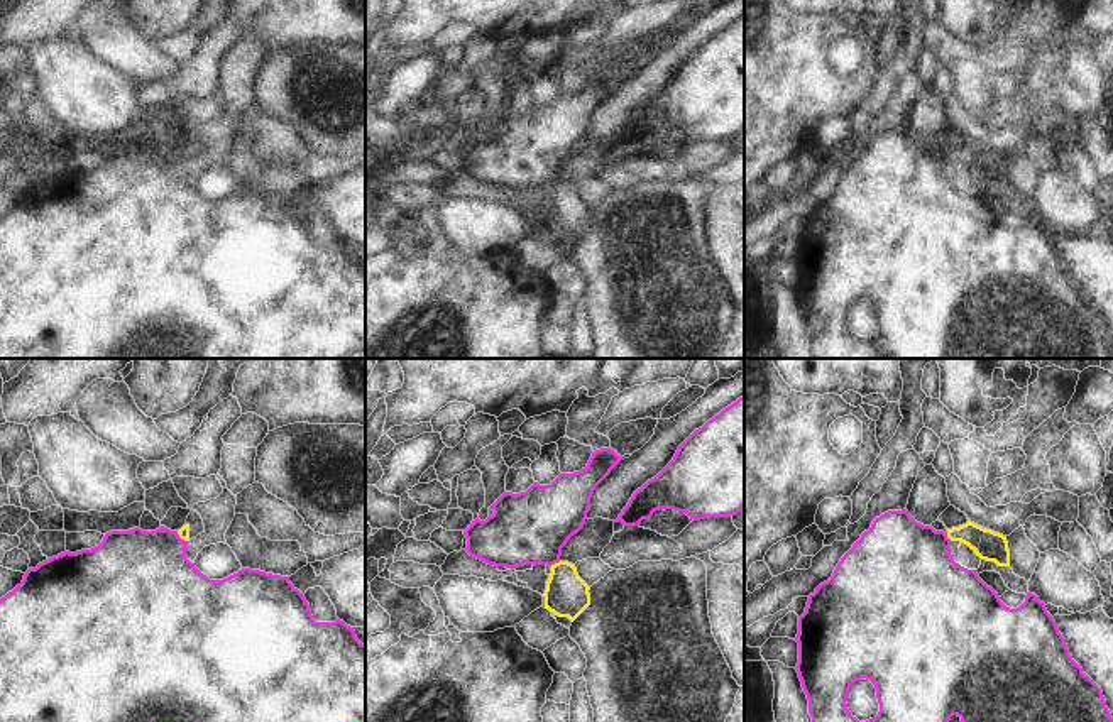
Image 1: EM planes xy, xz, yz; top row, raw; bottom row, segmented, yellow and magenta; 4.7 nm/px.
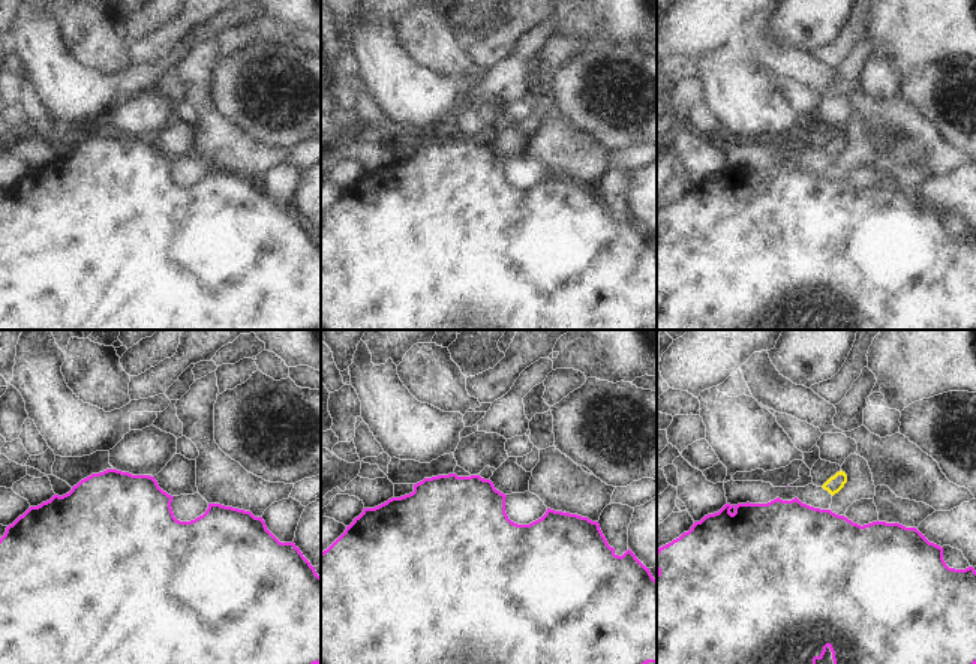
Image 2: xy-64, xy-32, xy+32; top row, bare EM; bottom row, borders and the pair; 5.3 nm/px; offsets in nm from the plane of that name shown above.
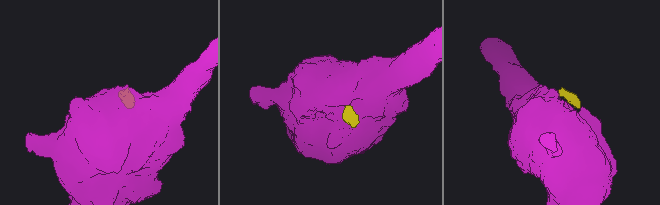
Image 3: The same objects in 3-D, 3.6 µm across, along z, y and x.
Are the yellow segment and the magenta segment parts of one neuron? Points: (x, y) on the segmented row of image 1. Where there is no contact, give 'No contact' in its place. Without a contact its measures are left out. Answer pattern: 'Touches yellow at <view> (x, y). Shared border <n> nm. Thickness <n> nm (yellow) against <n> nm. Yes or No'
Touches yellow at xz (555, 563). Shared border 50 nm. Thickness 200 nm (yellow) against 360 nm. No.

